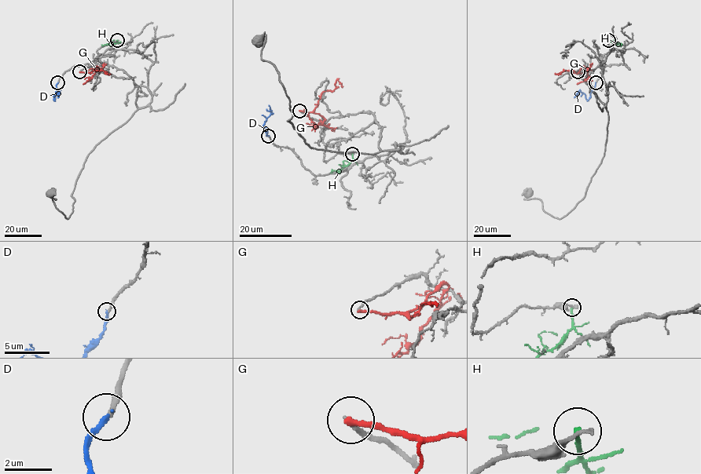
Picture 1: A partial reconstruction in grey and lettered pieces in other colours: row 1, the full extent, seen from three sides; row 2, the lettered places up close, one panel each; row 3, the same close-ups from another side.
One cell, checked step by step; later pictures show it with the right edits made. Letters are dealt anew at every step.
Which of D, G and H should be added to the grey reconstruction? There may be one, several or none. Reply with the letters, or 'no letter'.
D

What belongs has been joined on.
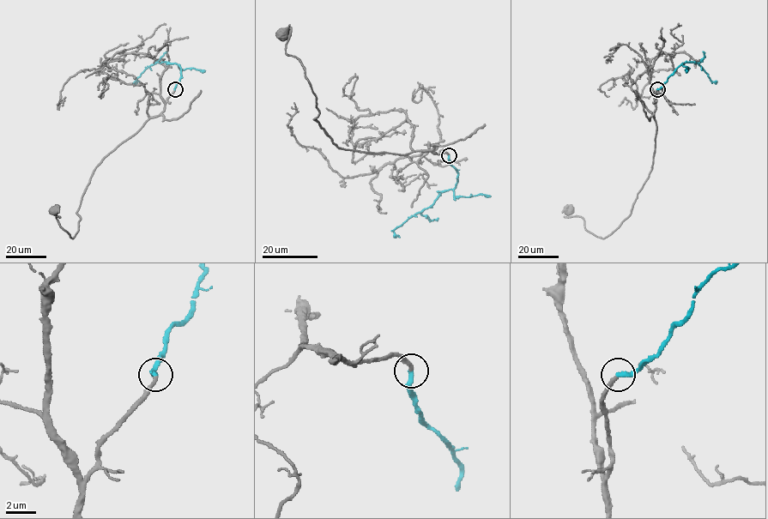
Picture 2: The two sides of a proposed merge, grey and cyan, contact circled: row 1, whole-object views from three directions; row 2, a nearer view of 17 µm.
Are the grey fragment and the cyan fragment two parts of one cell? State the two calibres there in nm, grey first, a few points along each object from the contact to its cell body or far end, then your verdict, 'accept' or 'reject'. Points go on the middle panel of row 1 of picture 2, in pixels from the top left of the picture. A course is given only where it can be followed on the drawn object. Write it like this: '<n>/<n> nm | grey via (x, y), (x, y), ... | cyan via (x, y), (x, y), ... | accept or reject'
260/320 nm | grey via (449, 155), (341, 149), (314, 119), (319, 110), (305, 69), (286, 52), (288, 37), (281, 34) | cyan via (449, 155), (458, 174), (457, 183), (393, 231), (400, 237) | accept

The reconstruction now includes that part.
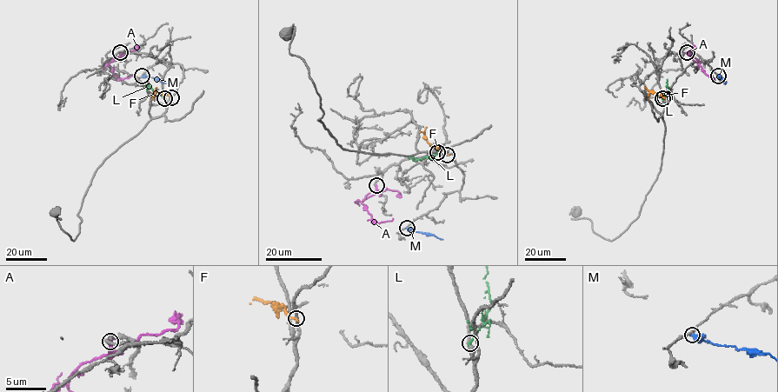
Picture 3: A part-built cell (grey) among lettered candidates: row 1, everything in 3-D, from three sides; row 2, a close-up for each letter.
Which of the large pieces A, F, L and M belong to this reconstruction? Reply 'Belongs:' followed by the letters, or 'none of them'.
Belongs: none of them

